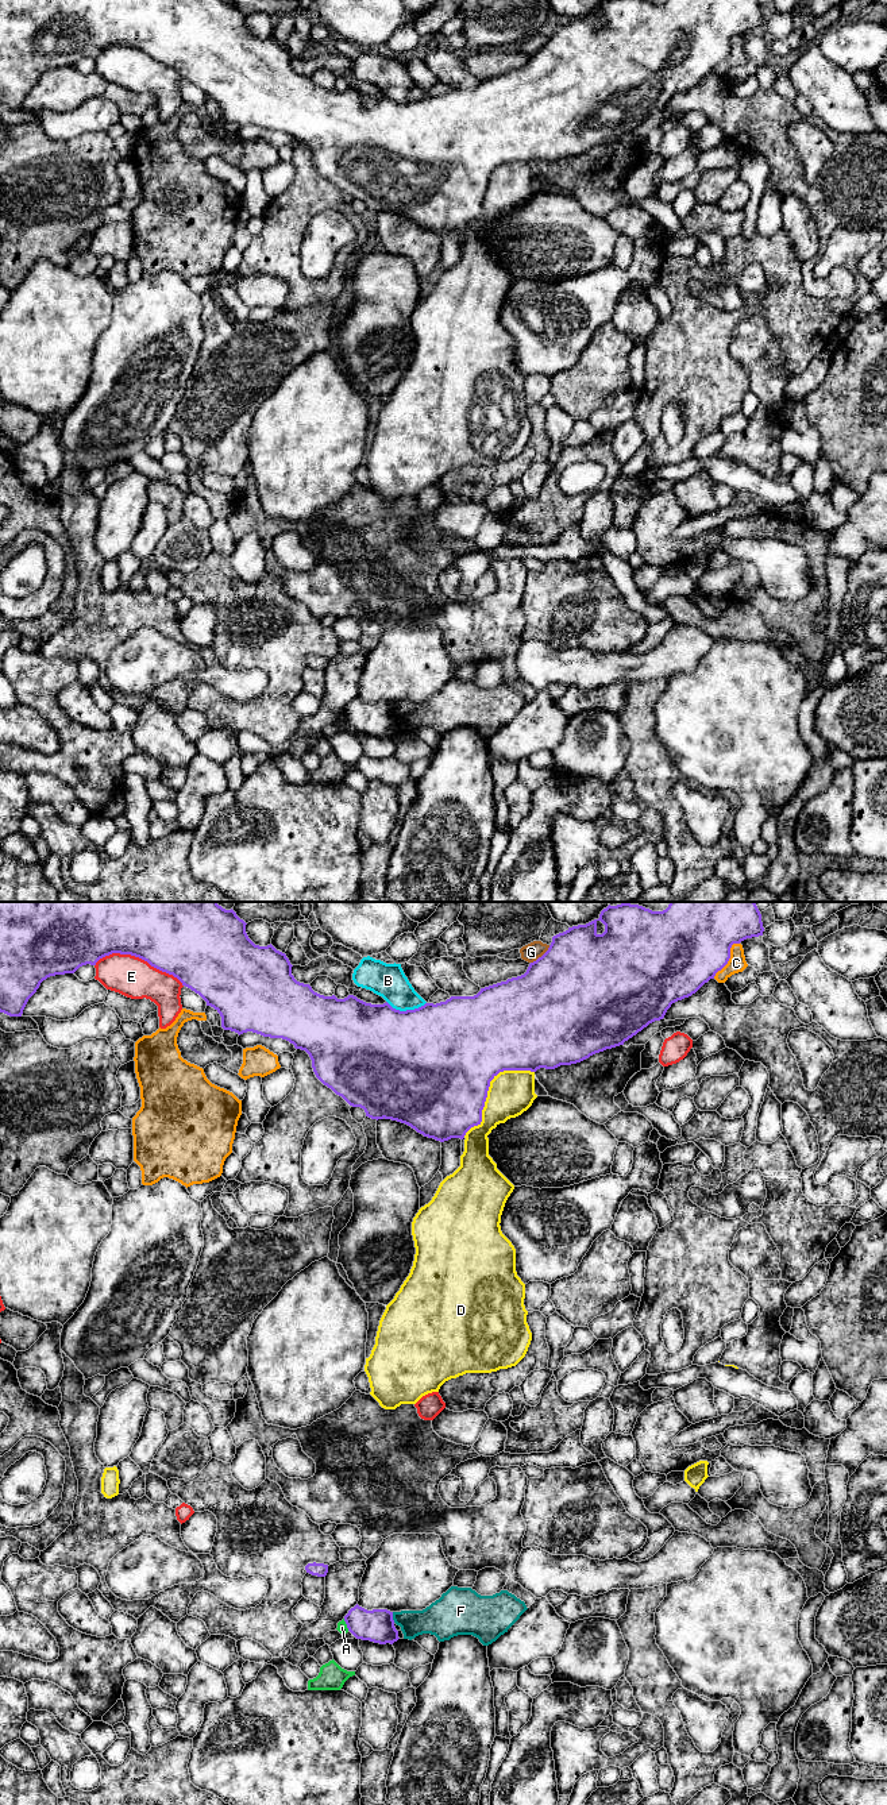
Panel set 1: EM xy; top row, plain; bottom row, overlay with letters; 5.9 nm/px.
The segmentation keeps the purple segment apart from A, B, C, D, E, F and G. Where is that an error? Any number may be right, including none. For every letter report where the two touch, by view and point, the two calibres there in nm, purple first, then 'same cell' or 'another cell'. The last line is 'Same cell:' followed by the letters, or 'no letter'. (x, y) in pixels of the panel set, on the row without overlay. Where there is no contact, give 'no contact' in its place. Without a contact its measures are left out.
A: xy (346, 716) | 200/60 nm | another cell
B: xy (407, 103) | 500/200 nm | another cell
C: xy (729, 50) | 460/100 nm | another cell
D: xy (488, 182) | 500/260 nm | another cell
E: xy (139, 50) | 400/240 nm | another cell
F: xy (392, 710) | 200/170 nm | another cell
G: xy (542, 49) | 500/110 nm | another cell
Same cell: no letter

